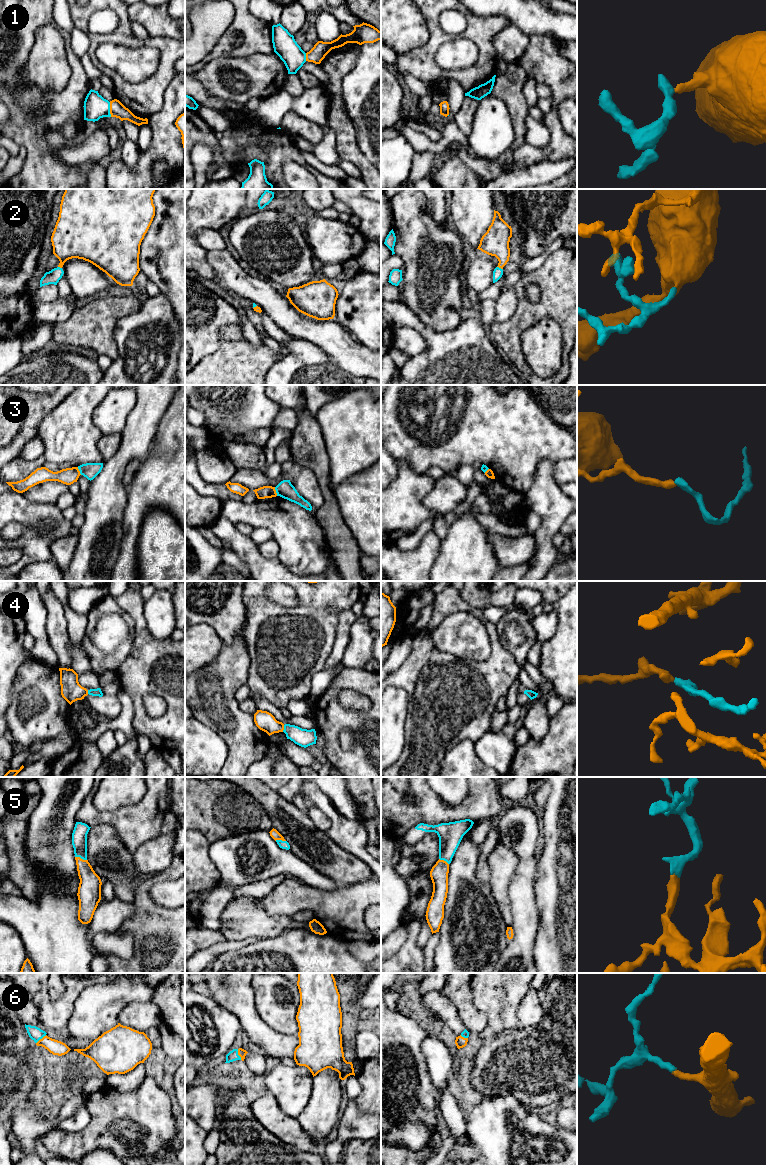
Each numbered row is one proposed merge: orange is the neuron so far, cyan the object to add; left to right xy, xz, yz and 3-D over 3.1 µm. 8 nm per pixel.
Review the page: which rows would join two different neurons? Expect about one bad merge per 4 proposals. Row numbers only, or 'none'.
3

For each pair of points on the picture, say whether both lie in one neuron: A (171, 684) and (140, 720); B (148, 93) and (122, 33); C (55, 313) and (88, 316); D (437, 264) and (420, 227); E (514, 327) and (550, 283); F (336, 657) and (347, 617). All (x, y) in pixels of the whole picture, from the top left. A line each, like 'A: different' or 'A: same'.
A: same
B: same
C: different
D: same
E: same
F: same

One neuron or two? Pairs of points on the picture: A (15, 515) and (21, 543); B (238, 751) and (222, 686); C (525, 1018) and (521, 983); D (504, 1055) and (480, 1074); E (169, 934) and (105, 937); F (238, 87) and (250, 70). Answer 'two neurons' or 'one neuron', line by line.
A: one neuron
B: one neuron
C: two neurons
D: one neuron
E: two neurons
F: one neuron

